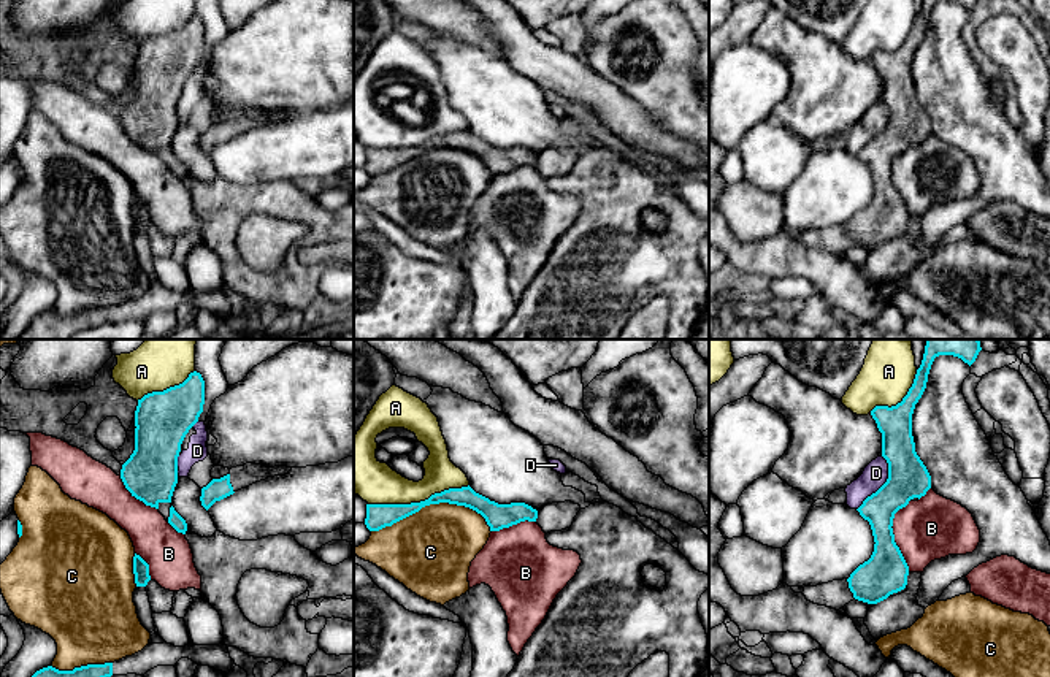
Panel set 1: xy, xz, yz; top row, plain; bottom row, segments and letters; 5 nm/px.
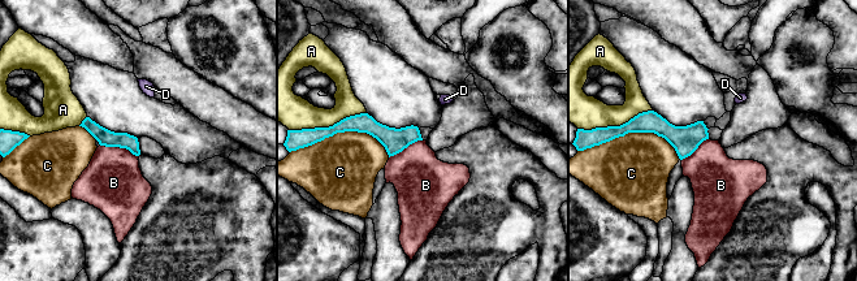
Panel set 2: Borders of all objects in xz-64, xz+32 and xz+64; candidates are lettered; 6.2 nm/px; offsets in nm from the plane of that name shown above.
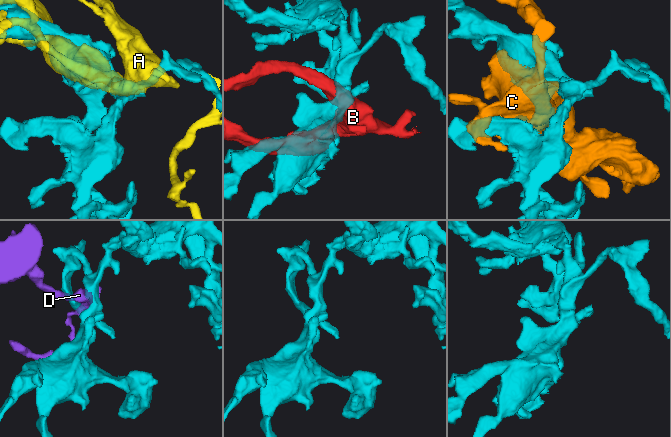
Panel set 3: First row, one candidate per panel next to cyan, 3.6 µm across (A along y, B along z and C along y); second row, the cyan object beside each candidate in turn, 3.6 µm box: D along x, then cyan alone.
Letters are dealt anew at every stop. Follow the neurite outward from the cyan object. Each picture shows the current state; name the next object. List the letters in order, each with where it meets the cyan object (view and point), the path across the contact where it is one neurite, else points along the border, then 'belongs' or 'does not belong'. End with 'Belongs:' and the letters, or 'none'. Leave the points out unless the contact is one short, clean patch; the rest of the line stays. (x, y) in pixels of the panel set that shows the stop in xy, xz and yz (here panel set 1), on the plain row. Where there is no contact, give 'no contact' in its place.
A: contact xz (417, 148); does not belong
B: contact yz (893, 179); does not belong
C: contact xz (432, 148); does not belong
D: contact yz (884, 129); border yz (882, 100), (887, 108), (887, 124), (857, 154); does not belong
Belongs: none

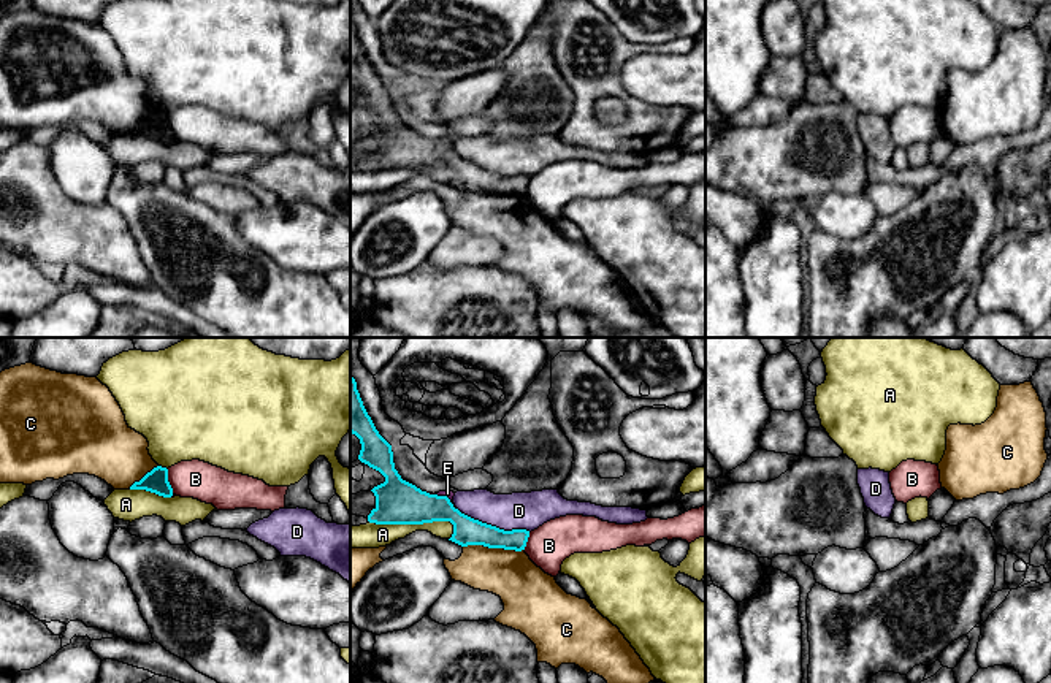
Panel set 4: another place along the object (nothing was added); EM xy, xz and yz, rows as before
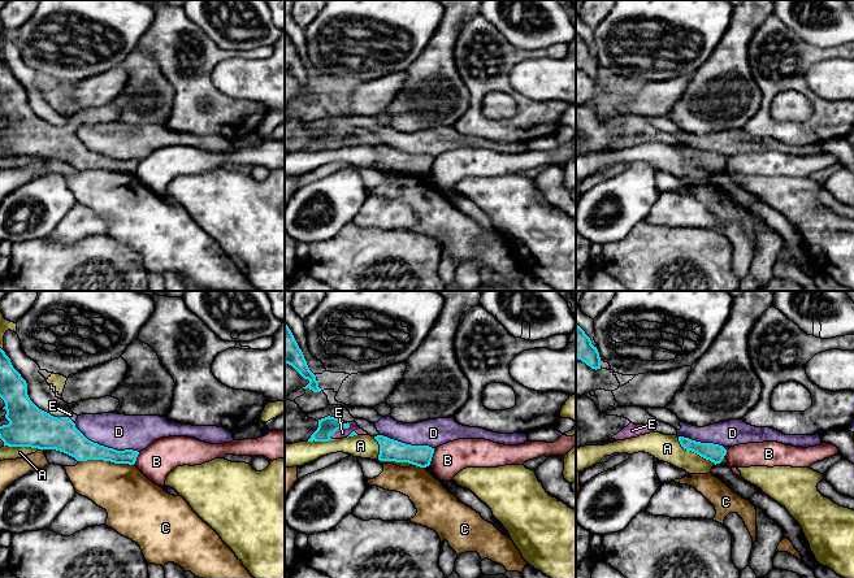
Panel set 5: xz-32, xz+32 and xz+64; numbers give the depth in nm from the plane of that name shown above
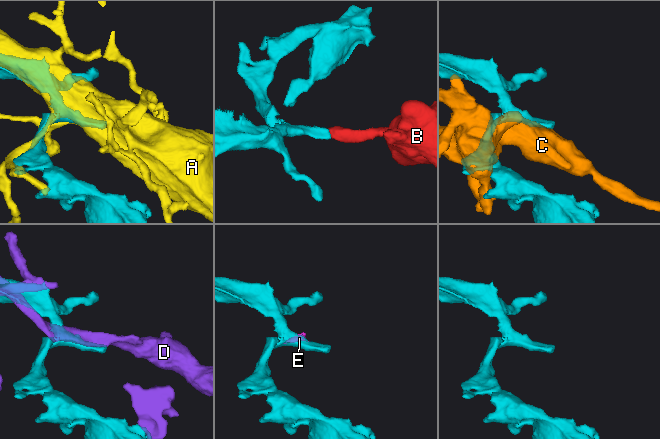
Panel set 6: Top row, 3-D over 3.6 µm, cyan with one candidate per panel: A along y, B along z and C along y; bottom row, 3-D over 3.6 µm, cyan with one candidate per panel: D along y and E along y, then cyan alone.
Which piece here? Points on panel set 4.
A: contact xz (414, 168); does not belong
B: contact xy (168, 127); border xy (167, 114), (167, 124), (173, 138); does not belong
C: contact xz (493, 192); does not belong
D: contact xz (493, 171); does not belong
E: contact xz (443, 141); way xz (397, 146), (443, 141), (447, 138); belongs
Belongs: E

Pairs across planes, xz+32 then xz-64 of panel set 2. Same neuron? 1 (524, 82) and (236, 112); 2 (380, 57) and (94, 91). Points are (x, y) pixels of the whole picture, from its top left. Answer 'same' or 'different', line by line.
1: different
2: same

